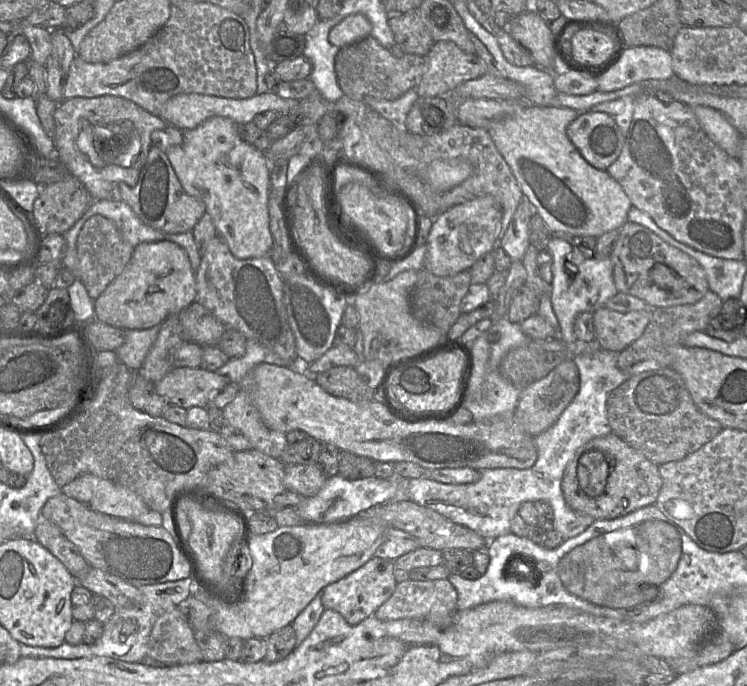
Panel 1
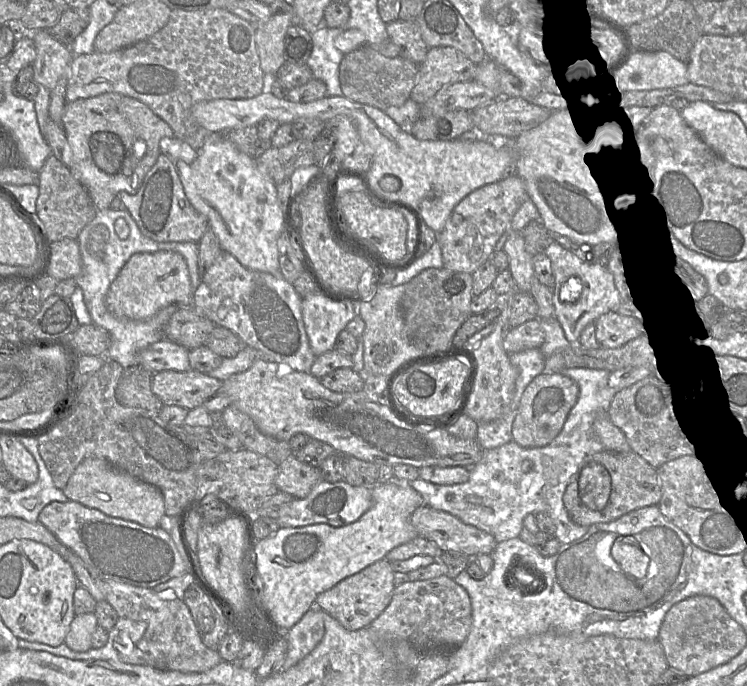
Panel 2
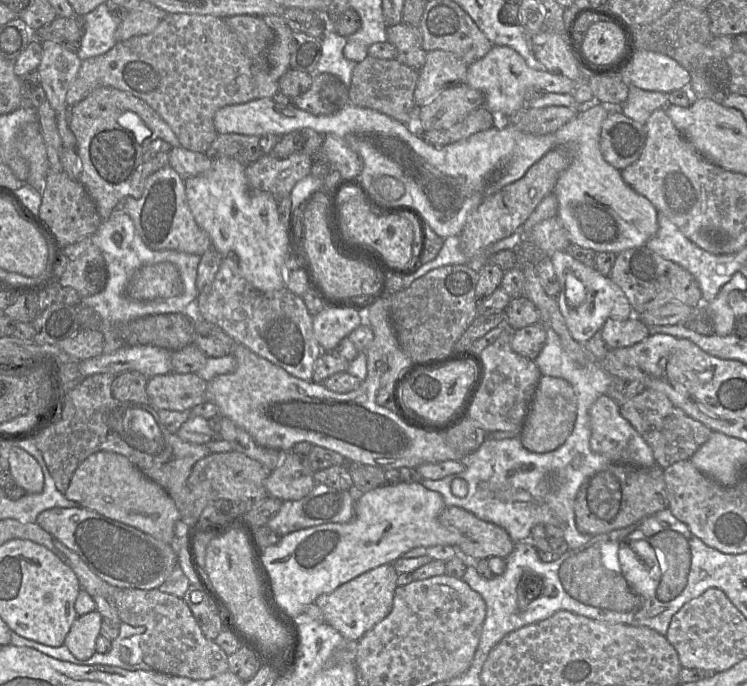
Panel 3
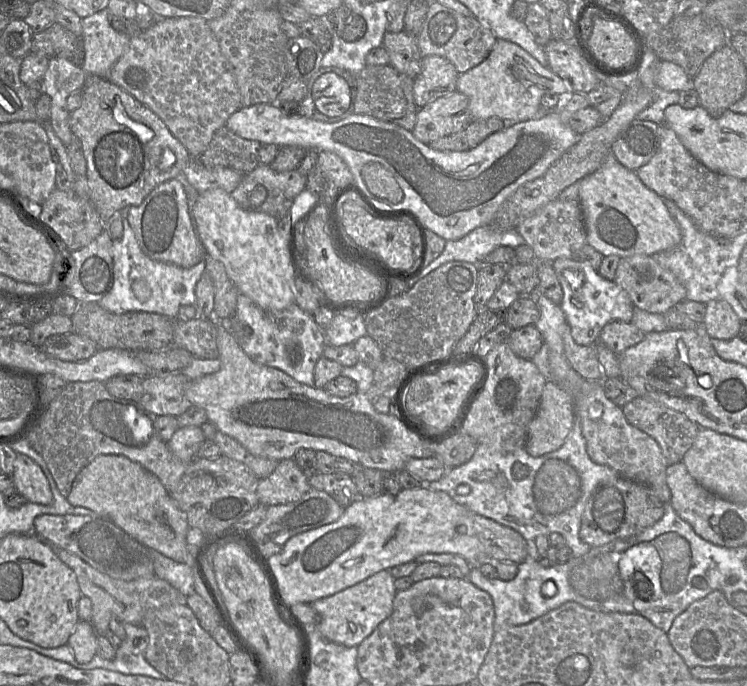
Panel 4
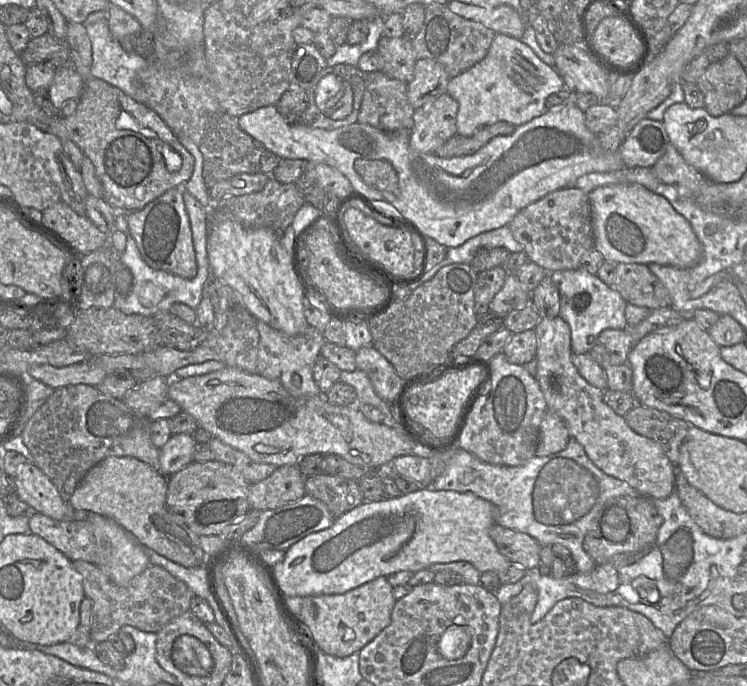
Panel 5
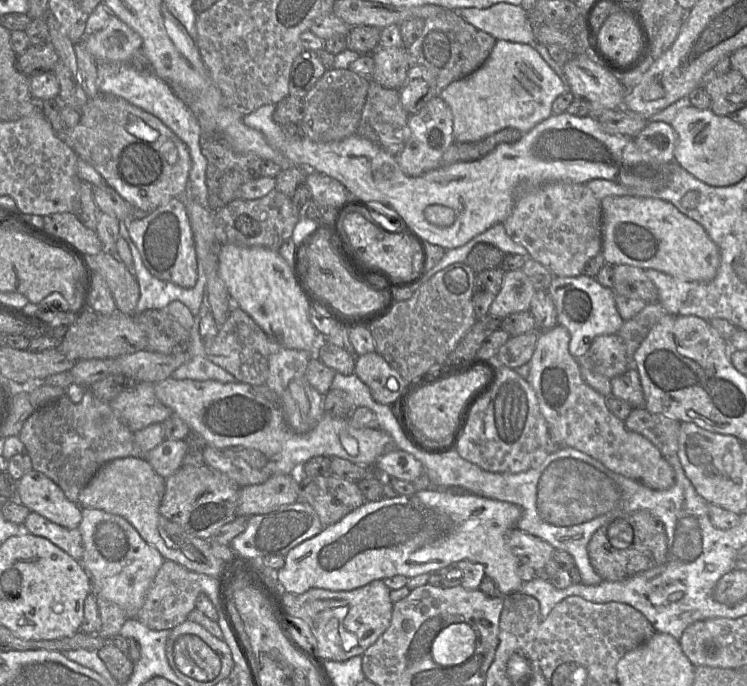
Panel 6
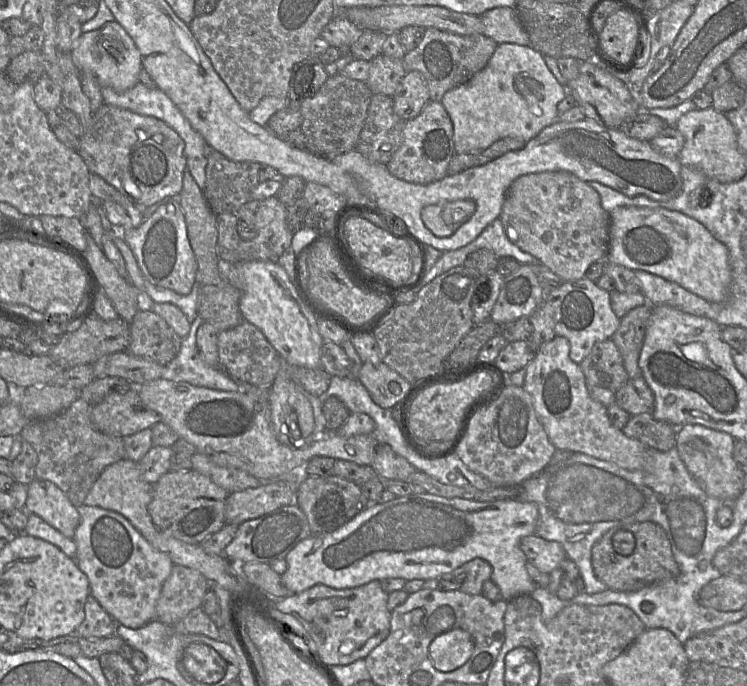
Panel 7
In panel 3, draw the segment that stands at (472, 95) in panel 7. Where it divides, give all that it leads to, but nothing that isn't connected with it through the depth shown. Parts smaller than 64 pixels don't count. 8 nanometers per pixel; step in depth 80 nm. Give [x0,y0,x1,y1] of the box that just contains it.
[465,46,579,119]

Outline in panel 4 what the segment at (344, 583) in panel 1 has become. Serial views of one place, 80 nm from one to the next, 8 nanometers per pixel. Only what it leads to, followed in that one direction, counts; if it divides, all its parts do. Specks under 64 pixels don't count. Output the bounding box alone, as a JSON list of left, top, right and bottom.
[312,570,396,647]

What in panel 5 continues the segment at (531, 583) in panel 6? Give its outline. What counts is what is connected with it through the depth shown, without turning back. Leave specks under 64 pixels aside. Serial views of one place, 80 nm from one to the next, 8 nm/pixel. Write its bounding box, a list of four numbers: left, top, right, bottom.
[519,567,588,623]

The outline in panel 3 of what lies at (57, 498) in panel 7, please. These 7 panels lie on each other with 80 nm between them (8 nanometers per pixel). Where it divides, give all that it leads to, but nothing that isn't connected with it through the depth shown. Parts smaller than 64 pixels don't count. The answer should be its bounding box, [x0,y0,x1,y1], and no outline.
[9,443,44,494]

